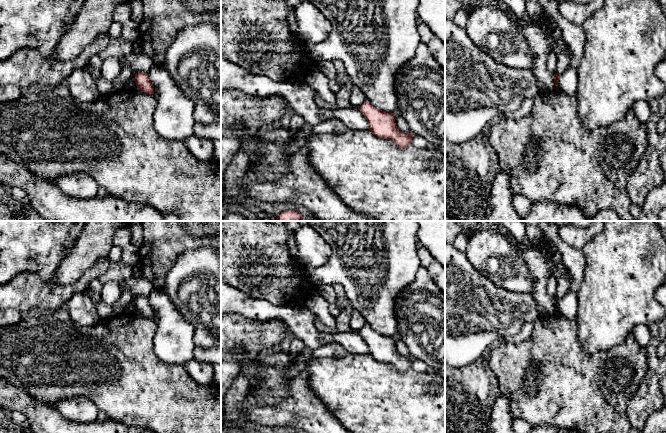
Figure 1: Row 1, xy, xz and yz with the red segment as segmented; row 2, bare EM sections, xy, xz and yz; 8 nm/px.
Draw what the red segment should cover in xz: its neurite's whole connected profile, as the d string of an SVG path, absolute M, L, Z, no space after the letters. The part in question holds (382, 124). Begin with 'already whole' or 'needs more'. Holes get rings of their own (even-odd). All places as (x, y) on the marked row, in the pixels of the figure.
already whole; M368 100L358 107L369 124L369 130L379 138L394 141L400 148L412 143L414 133L404 133L397 129L395 114L374 107Z

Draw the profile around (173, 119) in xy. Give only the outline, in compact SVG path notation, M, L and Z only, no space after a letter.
M155 65L147 74L157 100L153 115L156 133L168 141L184 141L194 135L194 103L180 91L163 66Z

